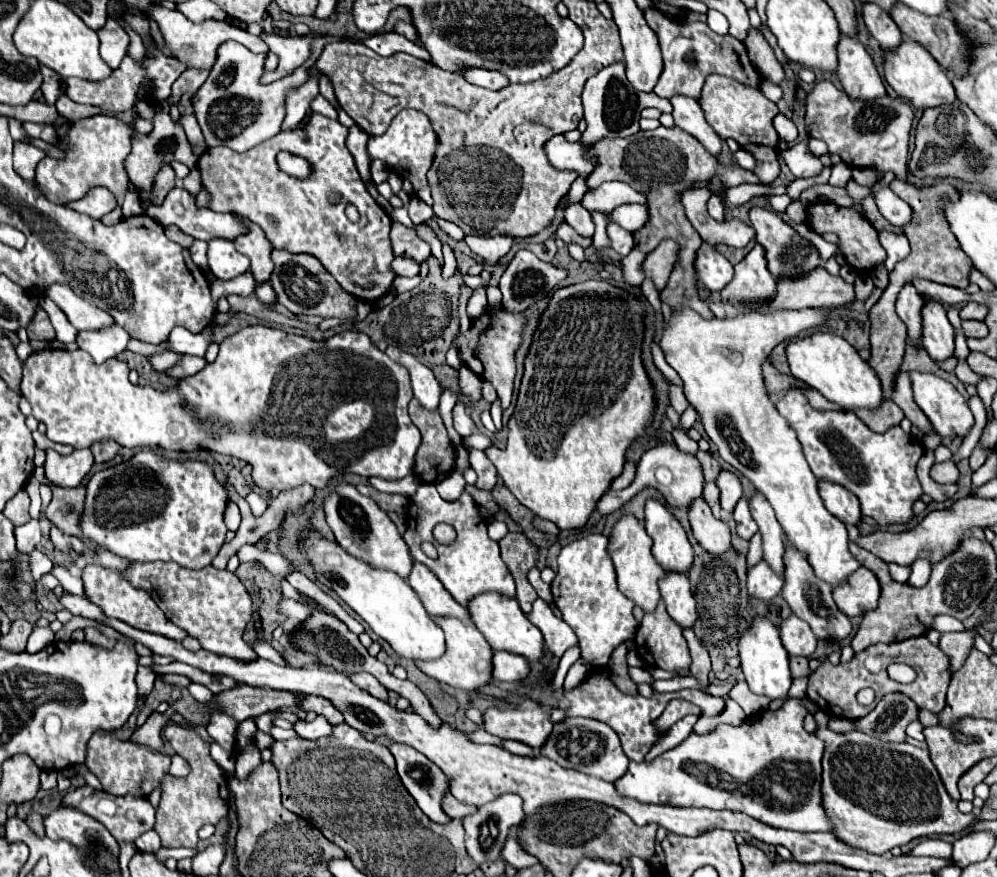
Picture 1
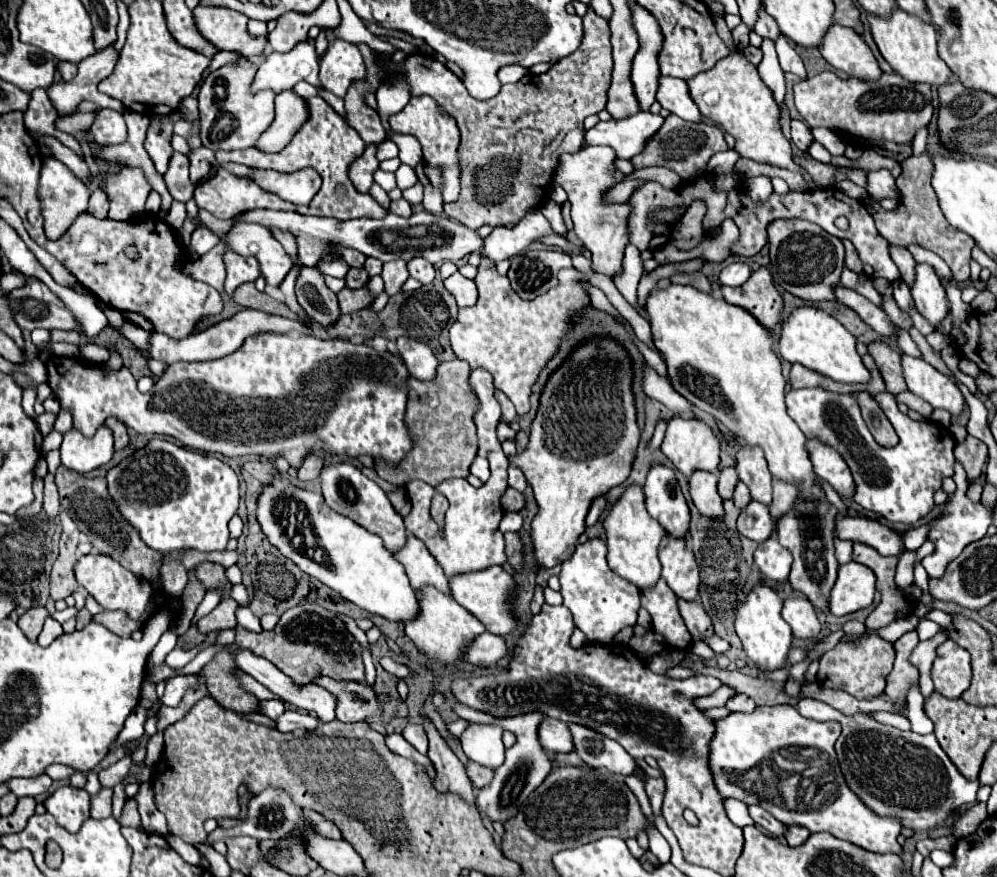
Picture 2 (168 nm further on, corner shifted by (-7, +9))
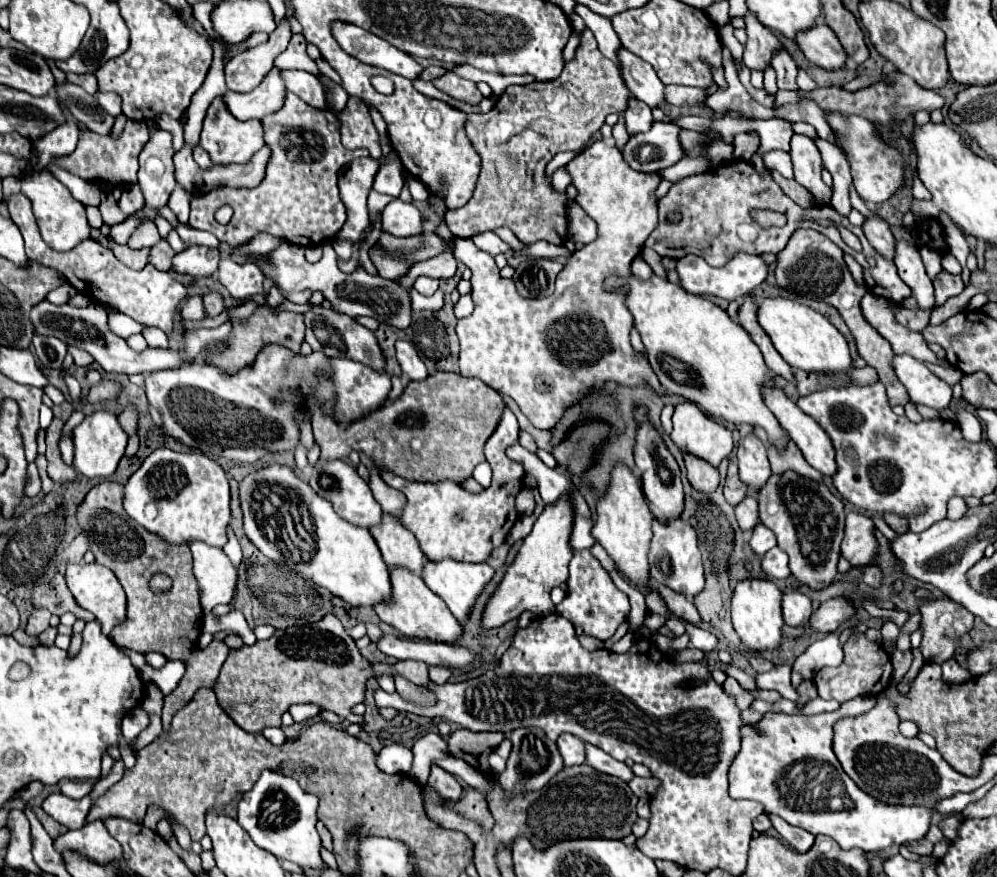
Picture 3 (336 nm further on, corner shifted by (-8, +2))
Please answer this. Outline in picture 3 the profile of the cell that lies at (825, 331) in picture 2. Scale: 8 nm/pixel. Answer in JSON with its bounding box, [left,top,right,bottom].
[757,298,853,372]

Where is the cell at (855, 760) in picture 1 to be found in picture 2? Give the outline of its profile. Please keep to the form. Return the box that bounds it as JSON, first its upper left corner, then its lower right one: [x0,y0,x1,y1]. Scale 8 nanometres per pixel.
[836,713,980,831]

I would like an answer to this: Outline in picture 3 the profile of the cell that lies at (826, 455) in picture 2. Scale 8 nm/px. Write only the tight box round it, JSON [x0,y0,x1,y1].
[763,386,837,478]

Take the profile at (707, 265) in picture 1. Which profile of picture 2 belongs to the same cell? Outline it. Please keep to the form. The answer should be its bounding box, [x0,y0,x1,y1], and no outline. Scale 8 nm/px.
[720,261,752,287]

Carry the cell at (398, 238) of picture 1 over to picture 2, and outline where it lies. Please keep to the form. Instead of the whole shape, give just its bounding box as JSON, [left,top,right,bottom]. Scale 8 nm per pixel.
[236,209,484,279]

